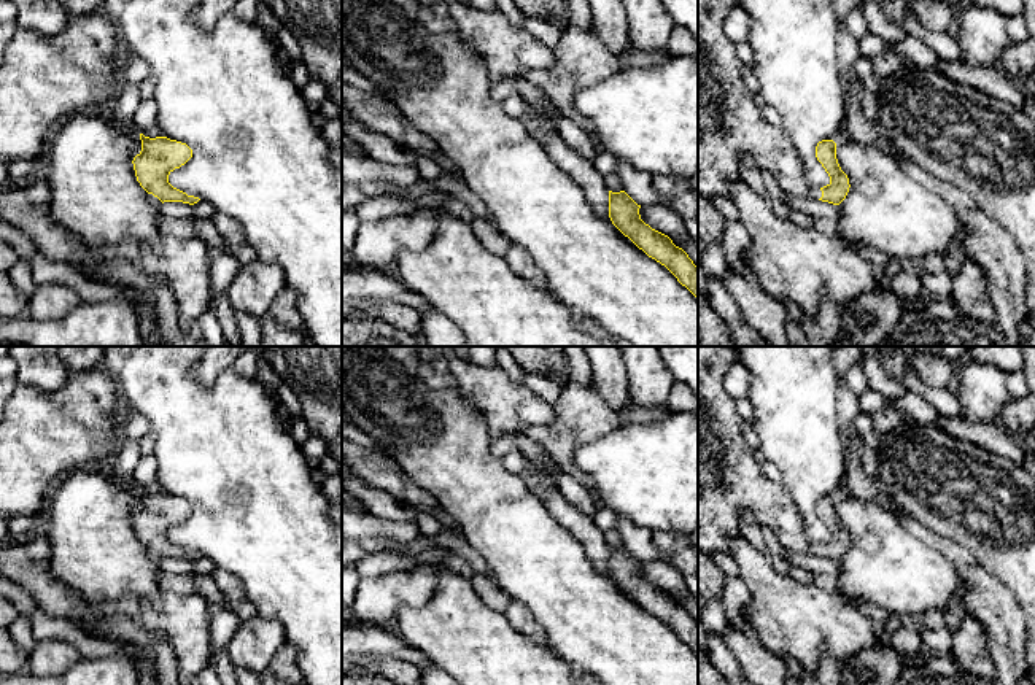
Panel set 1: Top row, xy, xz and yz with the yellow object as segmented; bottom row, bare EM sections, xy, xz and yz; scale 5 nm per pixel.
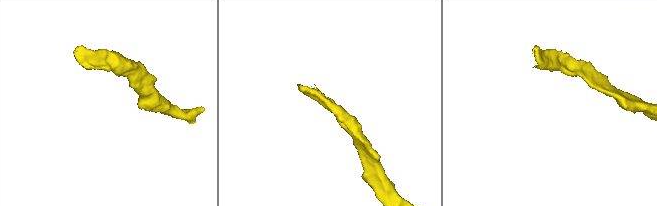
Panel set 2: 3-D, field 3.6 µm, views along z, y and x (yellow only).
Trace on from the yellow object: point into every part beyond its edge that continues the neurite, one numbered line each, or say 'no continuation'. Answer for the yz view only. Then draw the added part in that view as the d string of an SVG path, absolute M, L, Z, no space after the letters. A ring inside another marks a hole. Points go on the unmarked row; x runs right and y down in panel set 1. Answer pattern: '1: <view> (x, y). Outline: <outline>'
1: yz (730, 480). Outline: M698 346L698 550L709 558L730 555L733 540L741 536L739 517L749 510L785 548L820 555L820 544L811 542L803 531L790 493L763 475L755 450L746 440L736 401L725 389L725 375L736 356L735 346Z

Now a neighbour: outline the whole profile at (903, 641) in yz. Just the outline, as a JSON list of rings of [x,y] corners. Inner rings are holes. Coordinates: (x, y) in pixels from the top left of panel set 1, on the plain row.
[[[905,626],[889,636],[889,644],[903,655],[916,655],[924,650],[921,636]]]

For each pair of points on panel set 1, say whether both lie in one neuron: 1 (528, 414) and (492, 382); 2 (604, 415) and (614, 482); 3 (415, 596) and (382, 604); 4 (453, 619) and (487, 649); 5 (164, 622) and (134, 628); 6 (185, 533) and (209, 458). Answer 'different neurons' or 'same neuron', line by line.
1: same neuron
2: different neurons
3: same neuron
4: same neuron
5: different neurons
6: same neuron

